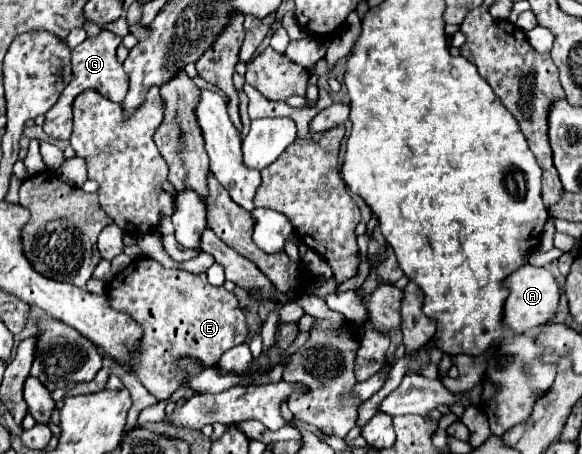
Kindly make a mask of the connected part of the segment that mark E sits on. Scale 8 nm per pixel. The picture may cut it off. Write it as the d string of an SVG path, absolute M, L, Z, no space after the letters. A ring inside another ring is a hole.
M139 257L127 265L107 289L113 309L129 313L143 327L141 353L131 361L131 371L159 399L169 399L181 385L173 373L177 357L197 357L201 365L215 365L231 347L245 343L249 329L235 293L225 287L213 287L207 275L191 275L179 269L165 269L153 259ZM113 293L113 301L111 301Z

